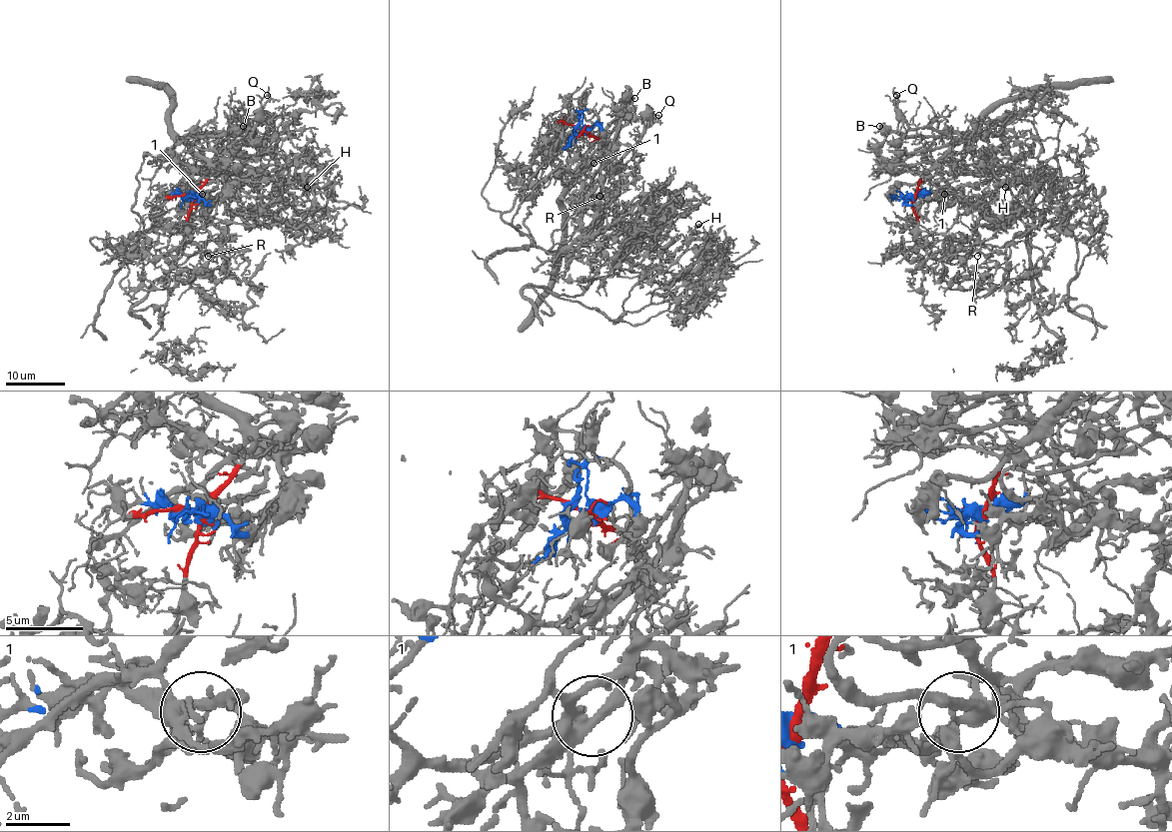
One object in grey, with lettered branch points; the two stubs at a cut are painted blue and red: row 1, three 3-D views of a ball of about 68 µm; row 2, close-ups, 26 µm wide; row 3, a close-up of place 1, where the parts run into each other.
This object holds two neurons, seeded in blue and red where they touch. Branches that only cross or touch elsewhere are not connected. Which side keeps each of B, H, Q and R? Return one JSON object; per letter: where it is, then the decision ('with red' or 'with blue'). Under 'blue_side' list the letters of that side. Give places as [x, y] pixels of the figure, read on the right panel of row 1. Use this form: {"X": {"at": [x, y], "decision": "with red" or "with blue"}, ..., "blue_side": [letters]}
{"B": {"at": [879, 126], "decision": "with red"}, "H": {"at": [1005, 187], "decision": "with blue"}, "Q": {"at": [896, 95], "decision": "with red"}, "R": {"at": [977, 256], "decision": "with blue"}, "blue_side": ["H", "R"]}

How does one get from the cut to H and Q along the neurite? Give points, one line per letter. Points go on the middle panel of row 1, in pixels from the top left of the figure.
H: (582, 131), (600, 129), (605, 160), (548, 253), (631, 212), (645, 230), (621, 259), (654, 273), (698, 224)
Q: (582, 131), (594, 137), (603, 151), (577, 178), (565, 199), (590, 189), (630, 149), (652, 113), (658, 114)

